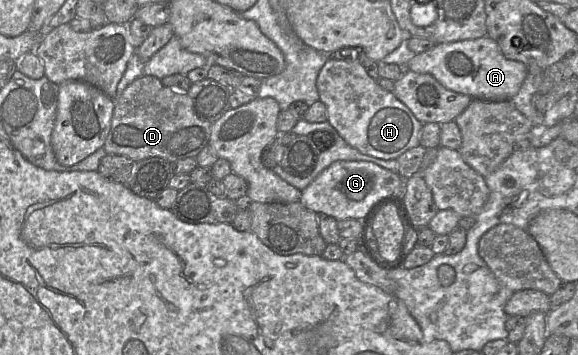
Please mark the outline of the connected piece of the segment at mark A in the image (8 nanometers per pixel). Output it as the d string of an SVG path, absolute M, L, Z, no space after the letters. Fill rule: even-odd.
M488 36L436 44L432 49L416 54L404 70L430 74L449 90L485 101L510 101L520 90L527 75L526 66L507 59L499 45Z

